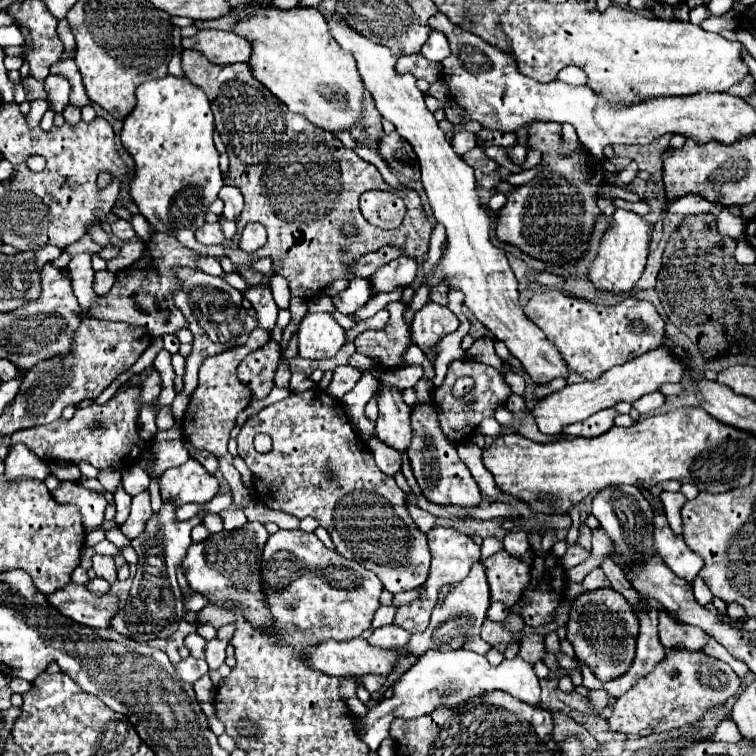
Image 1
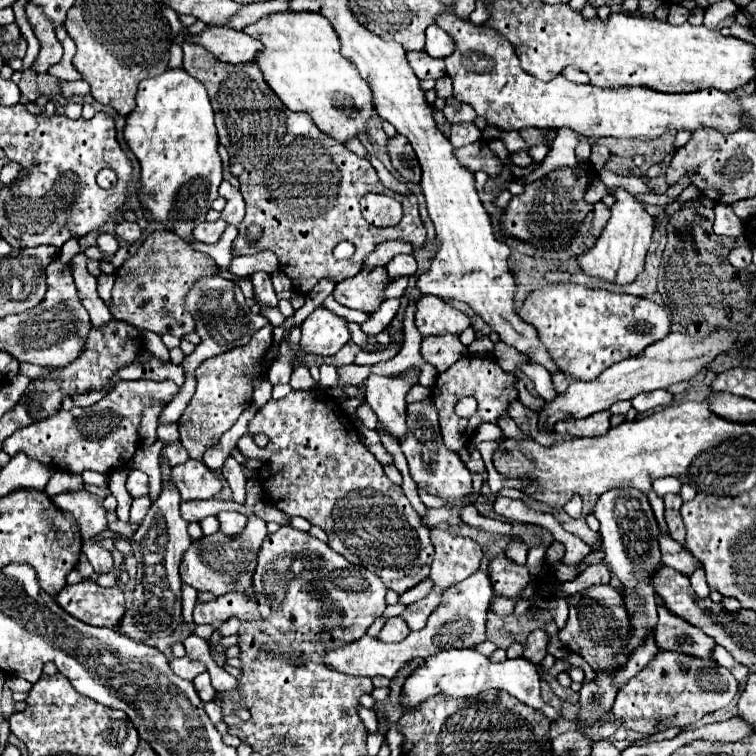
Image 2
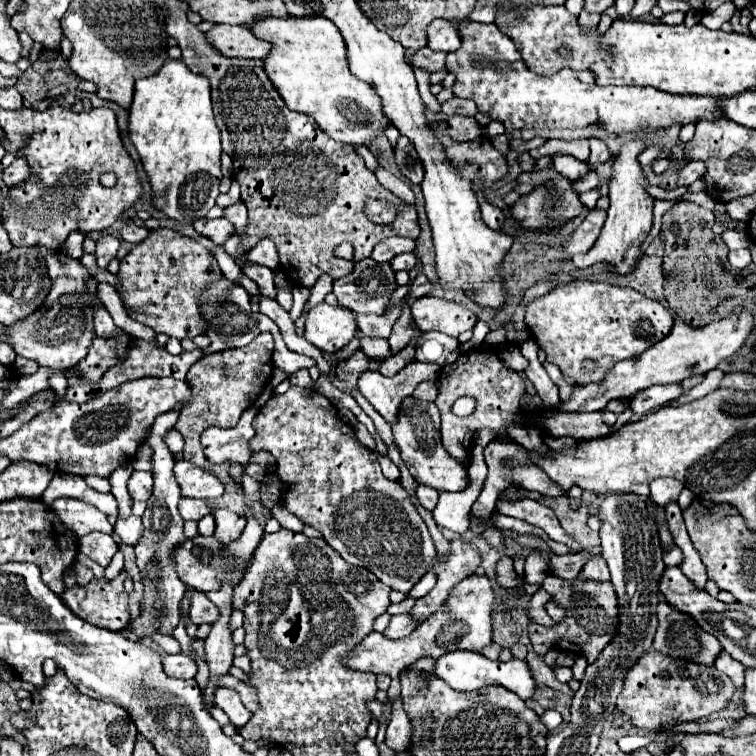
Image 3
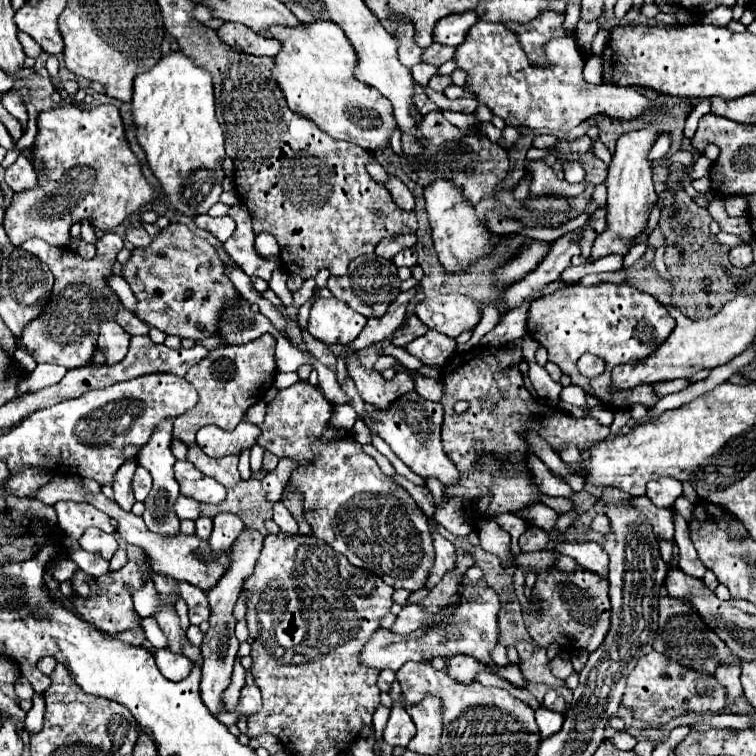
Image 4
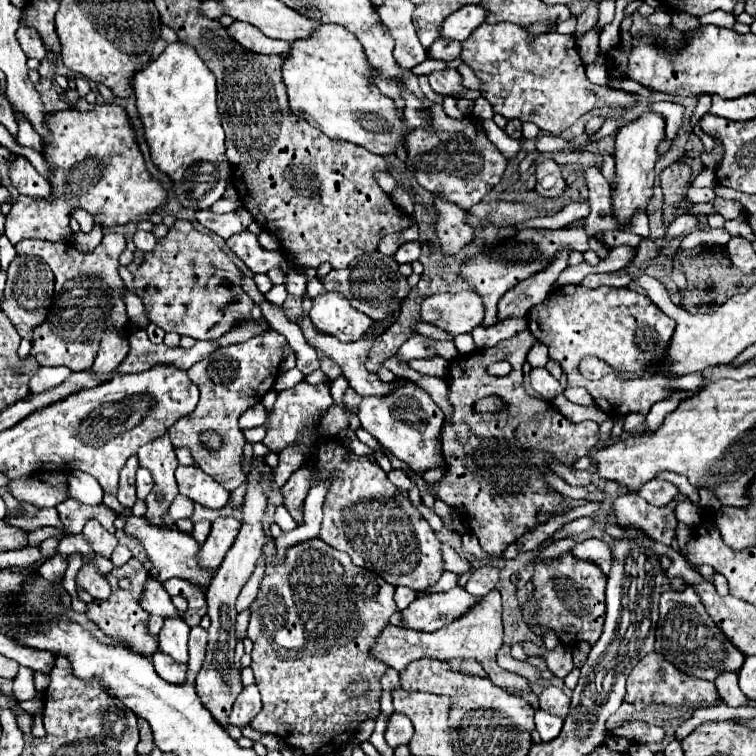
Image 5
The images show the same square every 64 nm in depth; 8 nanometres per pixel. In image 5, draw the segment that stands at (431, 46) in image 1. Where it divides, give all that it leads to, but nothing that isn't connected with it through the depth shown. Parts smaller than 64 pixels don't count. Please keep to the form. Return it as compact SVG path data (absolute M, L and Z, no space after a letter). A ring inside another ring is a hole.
M464 6L456 14L450 14L440 28L440 36L446 40L464 42L474 28L484 22L484 8L482 6Z

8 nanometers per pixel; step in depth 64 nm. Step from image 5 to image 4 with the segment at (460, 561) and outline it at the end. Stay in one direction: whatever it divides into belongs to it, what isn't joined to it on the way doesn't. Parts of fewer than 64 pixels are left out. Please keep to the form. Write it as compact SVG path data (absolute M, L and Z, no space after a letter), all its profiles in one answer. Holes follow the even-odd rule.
M428 518L428 524L430 524L430 532L432 532L432 540L434 540L434 548L436 548L436 562L428 574L428 580L424 584L424 588L434 588L440 578L444 576L444 572L450 570L450 566L454 564L454 556L456 556L456 548L452 542L448 542L446 538L440 536L438 532L438 526L434 526L432 518Z

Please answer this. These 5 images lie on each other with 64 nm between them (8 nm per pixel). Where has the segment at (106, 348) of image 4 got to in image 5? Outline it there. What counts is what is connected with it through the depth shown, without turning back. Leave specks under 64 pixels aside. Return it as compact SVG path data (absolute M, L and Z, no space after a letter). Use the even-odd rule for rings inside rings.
M106 330L92 370L96 374L106 376L120 366L126 354L128 354L128 338L124 338L124 334L116 334L116 330Z

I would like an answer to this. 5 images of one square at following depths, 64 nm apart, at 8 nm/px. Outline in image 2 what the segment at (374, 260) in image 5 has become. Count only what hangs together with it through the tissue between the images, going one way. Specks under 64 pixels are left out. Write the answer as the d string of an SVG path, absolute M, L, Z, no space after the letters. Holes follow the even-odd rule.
M376 268L372 272L360 270L354 278L348 278L334 288L334 298L338 304L360 310L360 312L376 312L380 308L380 294L388 286L388 276L384 268Z

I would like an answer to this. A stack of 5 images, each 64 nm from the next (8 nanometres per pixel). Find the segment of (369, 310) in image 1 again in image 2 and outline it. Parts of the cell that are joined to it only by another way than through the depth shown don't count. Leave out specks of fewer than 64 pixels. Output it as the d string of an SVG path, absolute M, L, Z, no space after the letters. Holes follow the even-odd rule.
M398 278L398 282L392 282L392 284L386 286L386 290L380 294L380 300L384 302L384 300L390 300L390 298L400 298L404 294L406 286L408 286L408 280L406 278Z

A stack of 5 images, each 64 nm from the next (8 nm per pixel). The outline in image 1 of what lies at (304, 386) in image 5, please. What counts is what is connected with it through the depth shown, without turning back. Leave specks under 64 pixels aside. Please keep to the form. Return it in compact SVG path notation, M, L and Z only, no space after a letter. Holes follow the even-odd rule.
M312 388L300 394L292 392L288 398L264 408L242 426L238 434L238 454L246 460L254 474L254 500L272 510L292 514L300 520L306 516L316 518L320 526L330 532L336 544L336 552L344 558L360 562L366 570L376 572L388 592L396 594L404 590L416 590L426 582L430 568L430 548L426 534L416 528L408 514L404 504L406 494L398 488L394 478L386 476L376 466L374 456L358 438L344 408L340 406L340 400L332 398L320 388ZM256 434L268 434L274 440L274 450L268 454L256 452L252 446Z

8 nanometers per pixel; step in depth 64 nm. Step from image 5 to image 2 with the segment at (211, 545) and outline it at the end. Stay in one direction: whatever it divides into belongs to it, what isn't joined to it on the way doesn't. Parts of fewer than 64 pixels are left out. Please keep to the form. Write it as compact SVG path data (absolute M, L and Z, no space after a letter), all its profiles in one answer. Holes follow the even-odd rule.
M220 512L218 520L220 520L220 532L224 532L228 536L242 532L246 526L246 516L240 512Z

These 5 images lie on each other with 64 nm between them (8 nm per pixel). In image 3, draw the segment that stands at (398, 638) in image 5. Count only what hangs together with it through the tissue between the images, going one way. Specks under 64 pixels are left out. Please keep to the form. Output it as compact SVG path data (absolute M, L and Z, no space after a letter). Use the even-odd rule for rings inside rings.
M478 574L468 576L454 586L446 602L440 606L440 610L436 610L426 622L422 622L422 626L418 626L410 636L402 640L388 640L378 632L370 632L360 644L356 644L350 650L346 666L360 672L388 674L392 680L398 680L400 672L422 656L438 658L452 650L480 652L484 646L492 642L492 626L490 626L492 606L494 606L494 592L488 576L478 576Z

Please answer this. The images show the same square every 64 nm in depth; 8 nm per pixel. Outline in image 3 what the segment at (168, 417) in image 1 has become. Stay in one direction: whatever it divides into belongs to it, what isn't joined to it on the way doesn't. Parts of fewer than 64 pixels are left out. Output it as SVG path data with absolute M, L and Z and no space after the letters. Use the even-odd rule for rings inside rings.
M174 428L164 436L164 442L166 442L166 446L170 448L170 452L174 452L174 454L184 448L184 438L180 438L180 434L178 434Z

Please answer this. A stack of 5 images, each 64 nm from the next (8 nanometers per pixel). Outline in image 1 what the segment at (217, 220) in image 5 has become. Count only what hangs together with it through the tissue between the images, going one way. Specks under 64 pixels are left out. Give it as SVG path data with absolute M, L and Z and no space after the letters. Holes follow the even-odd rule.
M218 222L204 224L202 228L198 228L196 238L198 238L198 242L202 242L206 246L216 246L216 244L224 242L224 234L222 234L222 228L220 228Z

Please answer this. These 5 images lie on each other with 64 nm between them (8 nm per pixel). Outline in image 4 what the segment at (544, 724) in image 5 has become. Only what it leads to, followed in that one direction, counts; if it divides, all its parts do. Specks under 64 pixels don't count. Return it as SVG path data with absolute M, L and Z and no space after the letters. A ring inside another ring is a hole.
M540 708L536 712L536 722L540 726L542 738L548 738L548 736L558 732L564 723L564 719L565 717L562 714L558 714L558 712L550 712L546 708Z

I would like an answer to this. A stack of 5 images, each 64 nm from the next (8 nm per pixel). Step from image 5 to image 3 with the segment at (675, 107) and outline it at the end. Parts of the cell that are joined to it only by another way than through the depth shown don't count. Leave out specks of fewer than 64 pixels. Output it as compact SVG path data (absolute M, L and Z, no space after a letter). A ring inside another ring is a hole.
M661 146L648 147L638 156L638 162L641 164L641 166L650 165L658 159L661 152Z

